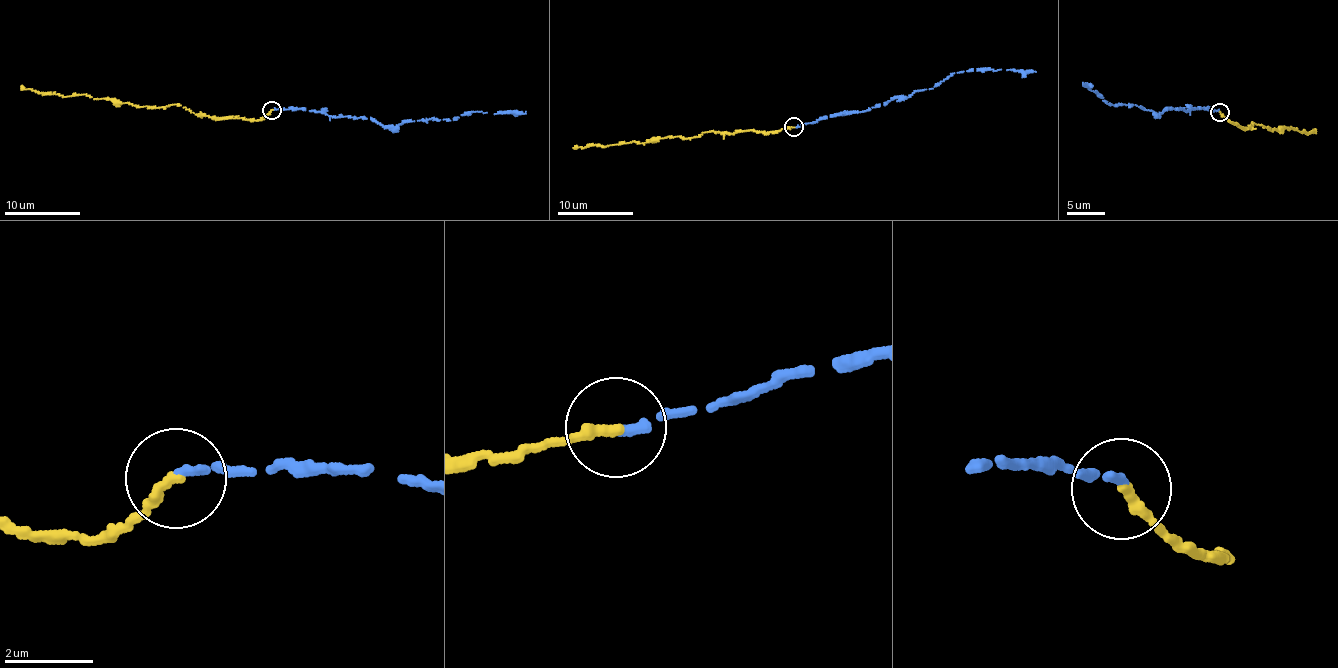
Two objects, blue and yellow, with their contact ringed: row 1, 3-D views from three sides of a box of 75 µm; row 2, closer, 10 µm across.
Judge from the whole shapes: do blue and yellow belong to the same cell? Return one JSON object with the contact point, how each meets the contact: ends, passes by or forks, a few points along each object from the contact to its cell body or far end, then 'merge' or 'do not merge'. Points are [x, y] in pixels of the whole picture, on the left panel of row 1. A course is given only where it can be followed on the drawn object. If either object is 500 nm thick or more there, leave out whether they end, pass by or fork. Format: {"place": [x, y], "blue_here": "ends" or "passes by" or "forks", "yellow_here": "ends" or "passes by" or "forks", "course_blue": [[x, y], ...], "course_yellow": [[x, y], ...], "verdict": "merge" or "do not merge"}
{"place": [272, 110], "blue_here": "ends", "yellow_here": "ends", "course_blue": [[273, 110], [370, 117], [386, 128], [480, 111], [525, 111]], "course_yellow": [[273, 110], [262, 119], [212, 119], [181, 105], [152, 108], [85, 94], [39, 93], [21, 86]], "verdict": "merge"}

